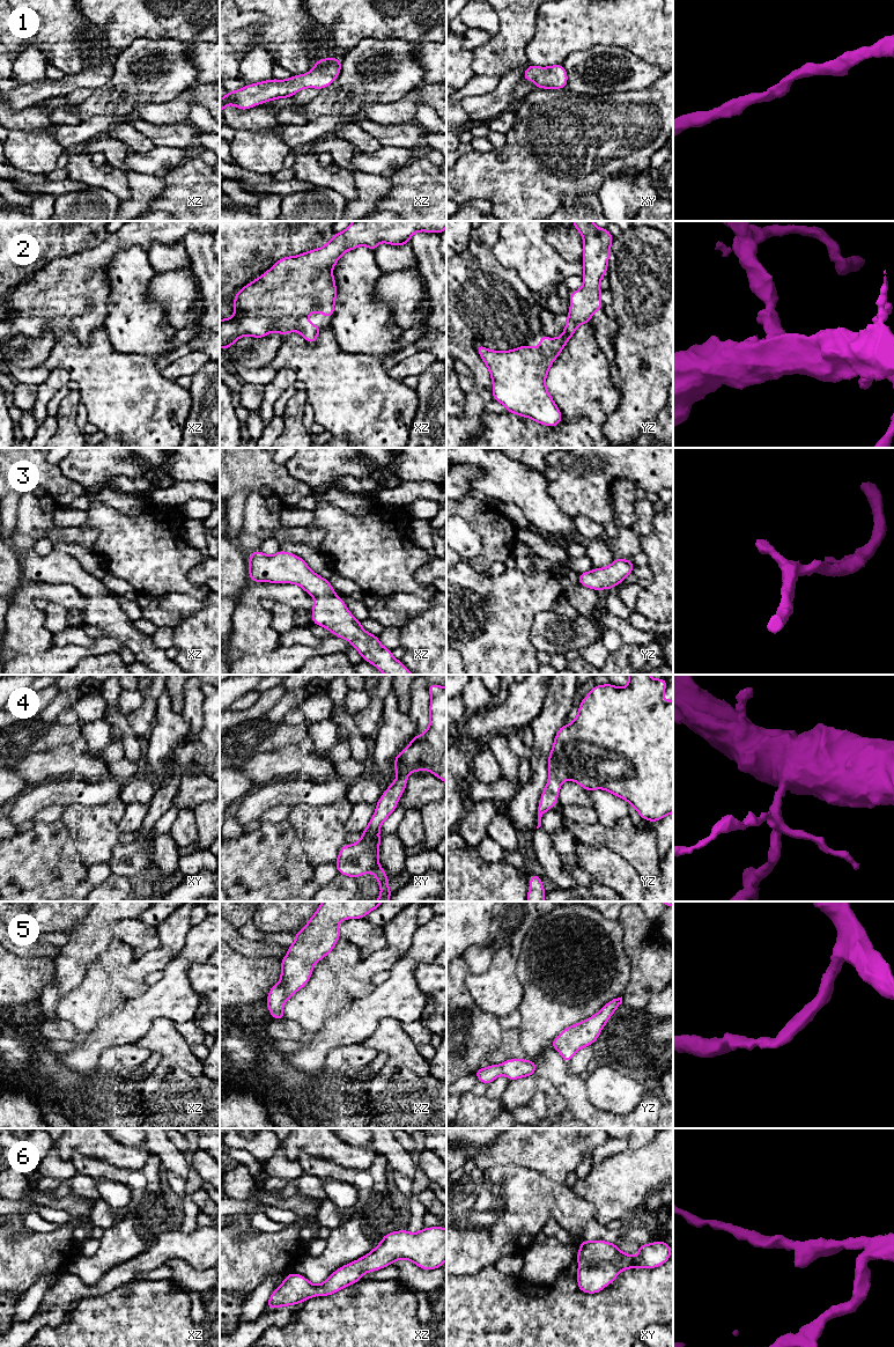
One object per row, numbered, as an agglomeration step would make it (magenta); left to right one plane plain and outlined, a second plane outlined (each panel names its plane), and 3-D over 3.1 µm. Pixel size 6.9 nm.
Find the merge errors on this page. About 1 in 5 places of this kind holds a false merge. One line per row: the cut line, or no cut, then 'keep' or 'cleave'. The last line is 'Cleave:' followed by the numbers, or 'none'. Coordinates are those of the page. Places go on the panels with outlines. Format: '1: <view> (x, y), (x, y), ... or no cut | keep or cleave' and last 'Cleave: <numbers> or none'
1: no cut | keep
2: no cut | keep
3: no cut | keep
4: no cut | keep
5: no cut | keep
6: no cut | keep
Cleave: none

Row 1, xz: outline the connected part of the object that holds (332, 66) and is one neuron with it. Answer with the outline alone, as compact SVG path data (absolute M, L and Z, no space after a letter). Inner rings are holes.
M323 58L317 60L313 69L302 75L293 75L288 80L271 79L253 84L247 84L236 91L228 91L220 100L220 111L228 104L234 104L239 110L247 110L258 104L276 98L289 98L304 88L323 88L332 84L341 71L340 58Z

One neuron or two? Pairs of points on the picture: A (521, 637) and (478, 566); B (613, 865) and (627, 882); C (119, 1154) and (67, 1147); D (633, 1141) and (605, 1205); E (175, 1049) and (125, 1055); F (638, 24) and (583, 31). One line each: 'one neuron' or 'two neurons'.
A: two neurons
B: one neuron
C: one neuron
D: two neurons
E: two neurons
F: one neuron

